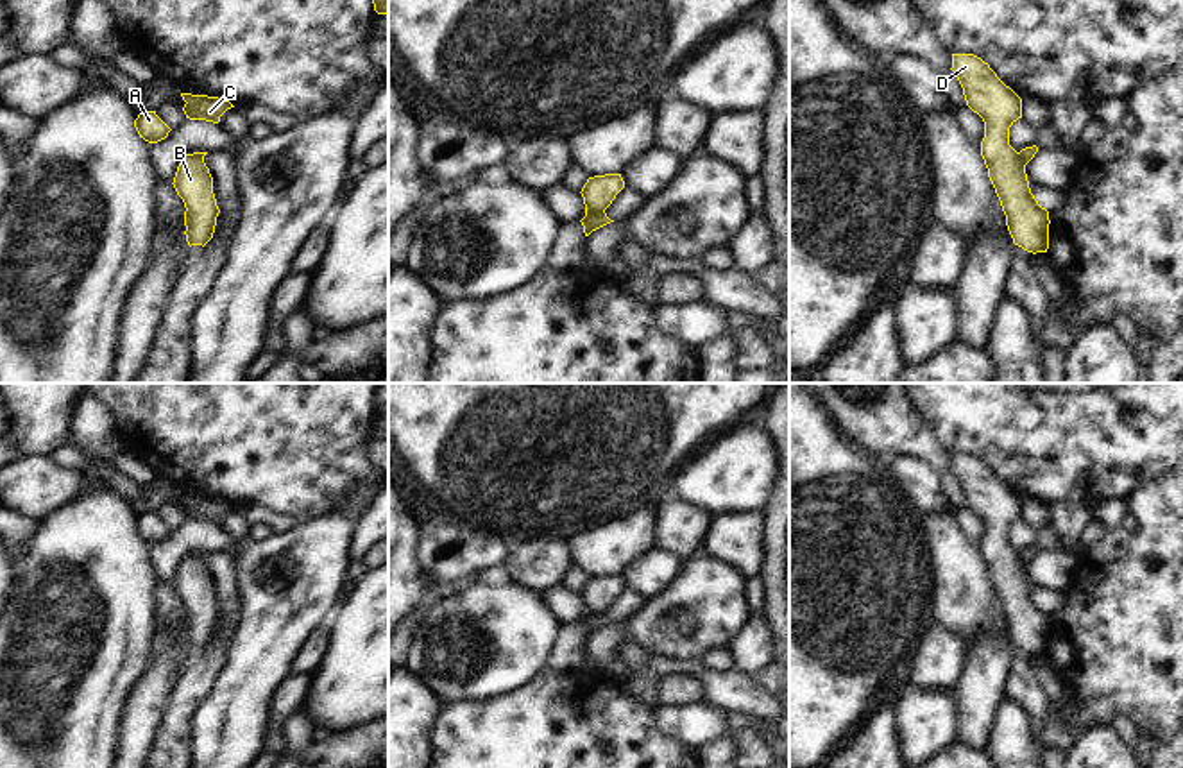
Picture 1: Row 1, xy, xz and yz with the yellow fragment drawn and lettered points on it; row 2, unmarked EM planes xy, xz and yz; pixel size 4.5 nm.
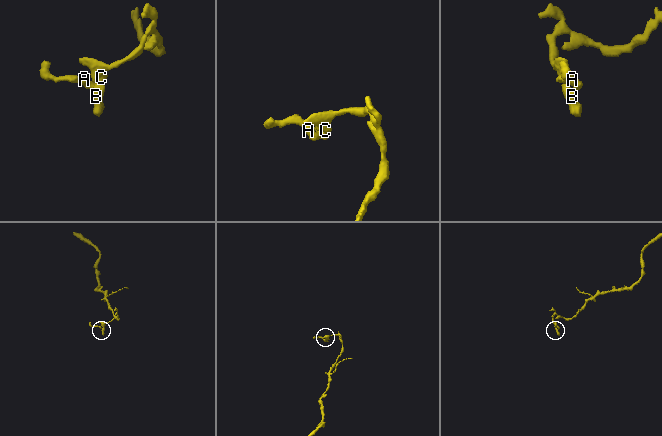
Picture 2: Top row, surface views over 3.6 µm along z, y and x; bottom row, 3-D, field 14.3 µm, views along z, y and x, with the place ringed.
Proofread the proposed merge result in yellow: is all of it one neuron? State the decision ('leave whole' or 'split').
split

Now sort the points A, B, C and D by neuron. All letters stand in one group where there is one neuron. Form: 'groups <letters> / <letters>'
groups A / B C D

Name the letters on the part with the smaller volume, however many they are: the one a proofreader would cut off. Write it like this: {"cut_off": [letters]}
{"cut_off": ["A"]}

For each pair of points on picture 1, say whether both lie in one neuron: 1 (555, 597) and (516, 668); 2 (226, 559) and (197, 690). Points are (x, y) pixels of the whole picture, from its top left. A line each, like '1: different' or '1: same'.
1: different
2: same

